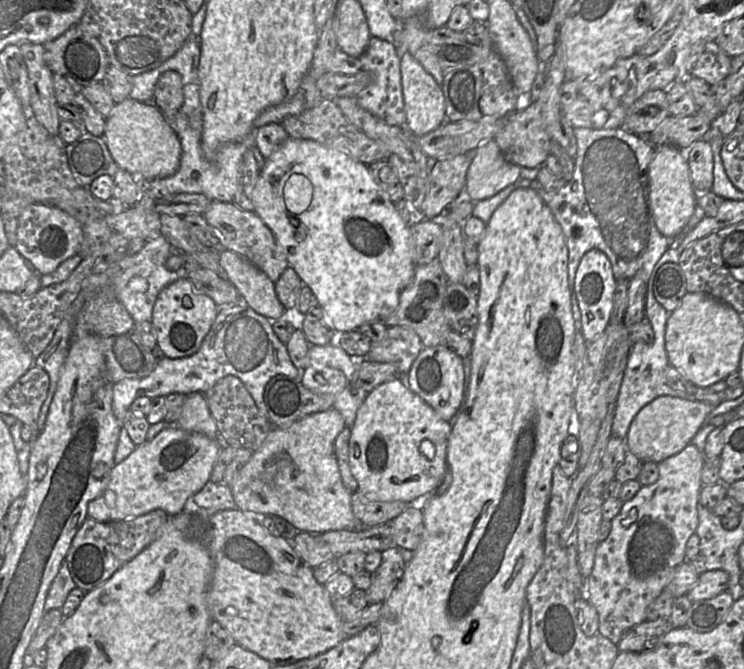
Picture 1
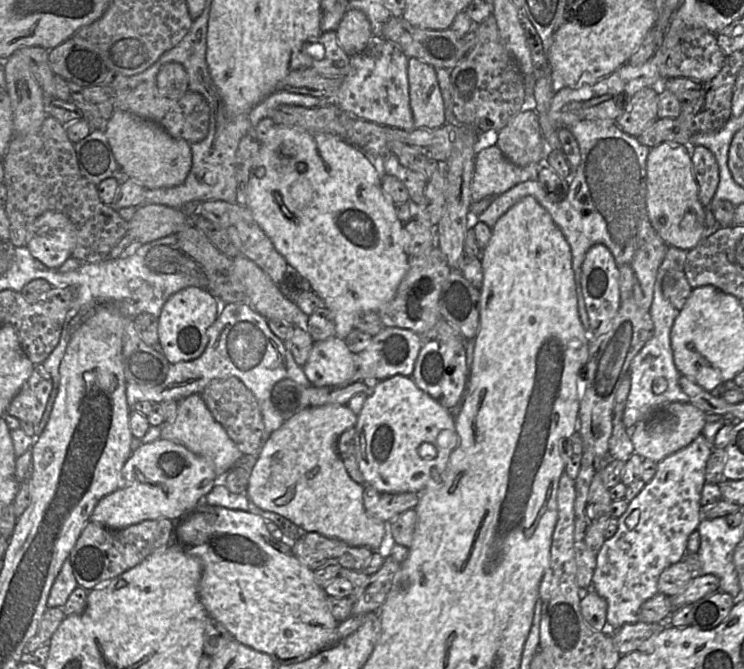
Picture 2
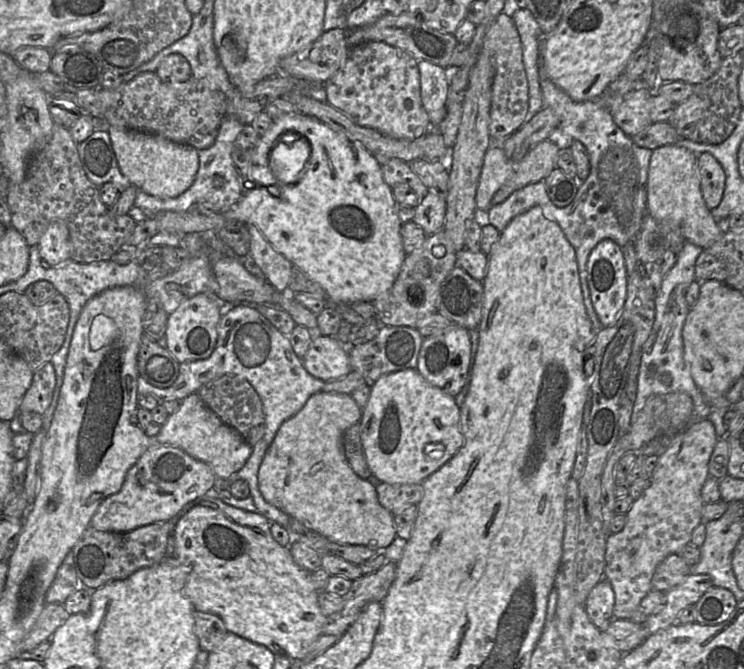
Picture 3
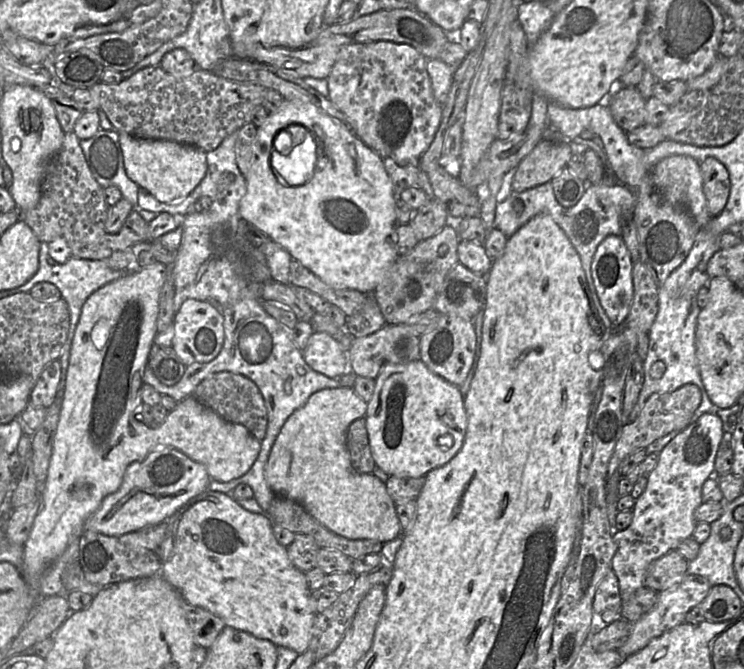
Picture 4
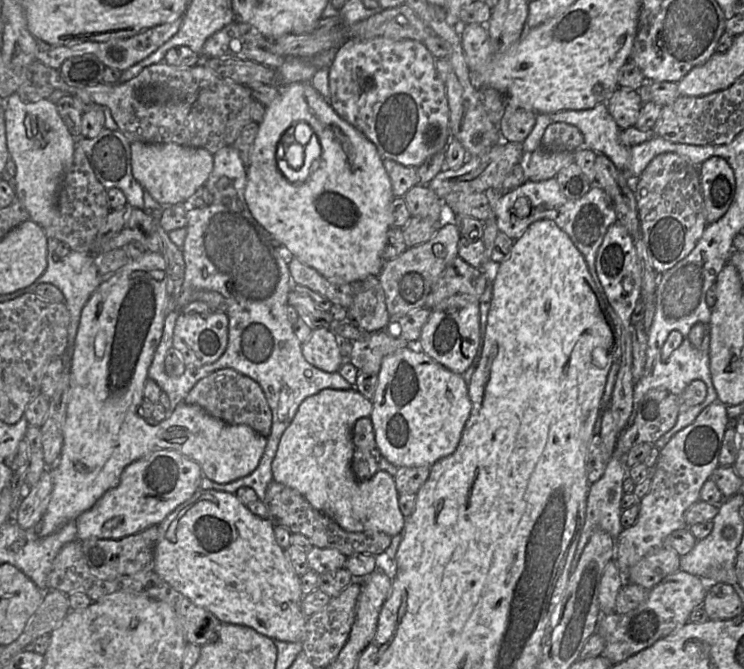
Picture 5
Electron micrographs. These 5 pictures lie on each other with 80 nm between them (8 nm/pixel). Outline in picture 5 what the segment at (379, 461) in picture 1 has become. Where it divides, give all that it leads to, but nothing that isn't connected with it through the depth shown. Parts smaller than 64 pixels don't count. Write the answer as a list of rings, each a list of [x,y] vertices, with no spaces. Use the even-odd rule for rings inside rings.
[[[409,341],[408,347],[384,357],[372,402],[370,419],[377,447],[382,458],[398,468],[432,466],[438,460],[451,455],[458,447],[472,409],[469,384],[463,375],[450,371],[422,352],[417,341]]]

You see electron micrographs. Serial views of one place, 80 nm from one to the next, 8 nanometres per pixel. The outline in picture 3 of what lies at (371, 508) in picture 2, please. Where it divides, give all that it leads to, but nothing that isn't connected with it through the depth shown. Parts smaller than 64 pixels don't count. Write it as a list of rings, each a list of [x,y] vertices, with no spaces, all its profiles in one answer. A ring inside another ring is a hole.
[[[379,483],[375,488],[379,503],[394,516],[410,505],[417,505],[424,493],[423,483]]]

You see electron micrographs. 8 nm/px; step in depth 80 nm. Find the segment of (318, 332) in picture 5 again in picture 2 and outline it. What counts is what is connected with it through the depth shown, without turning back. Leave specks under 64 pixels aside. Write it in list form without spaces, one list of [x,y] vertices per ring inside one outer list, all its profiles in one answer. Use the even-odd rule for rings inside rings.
[[[333,336],[314,341],[302,368],[312,386],[323,387],[349,380],[358,367],[356,355],[350,352],[345,341]]]

